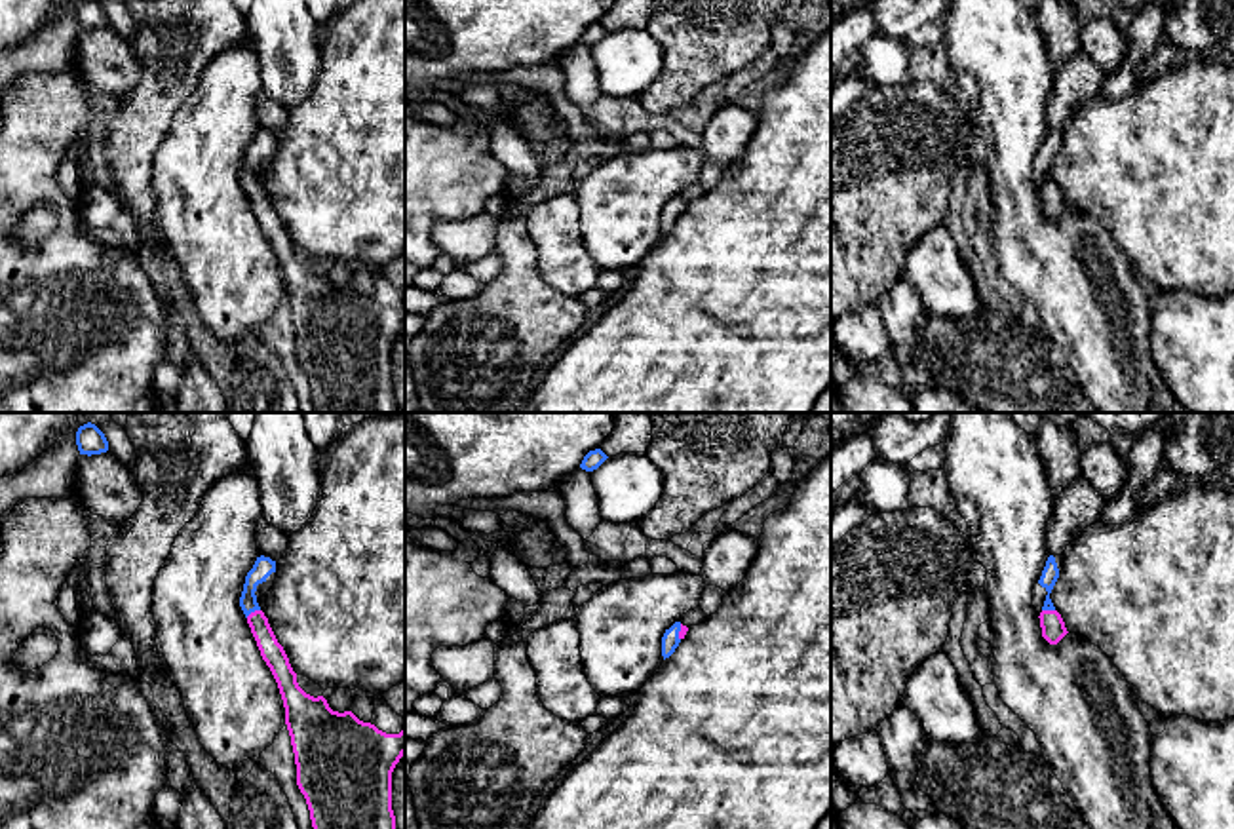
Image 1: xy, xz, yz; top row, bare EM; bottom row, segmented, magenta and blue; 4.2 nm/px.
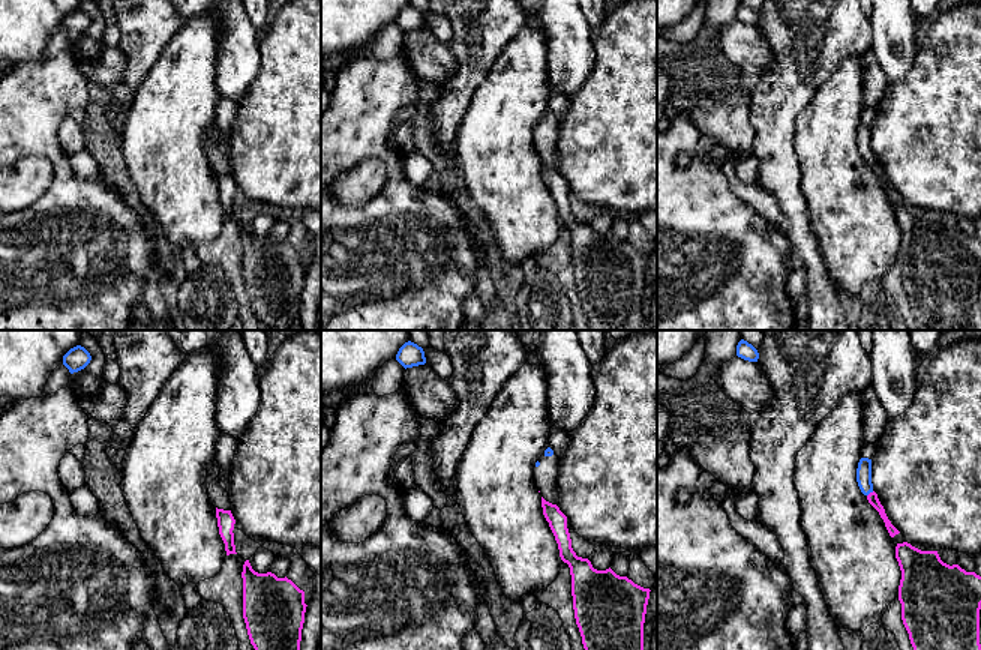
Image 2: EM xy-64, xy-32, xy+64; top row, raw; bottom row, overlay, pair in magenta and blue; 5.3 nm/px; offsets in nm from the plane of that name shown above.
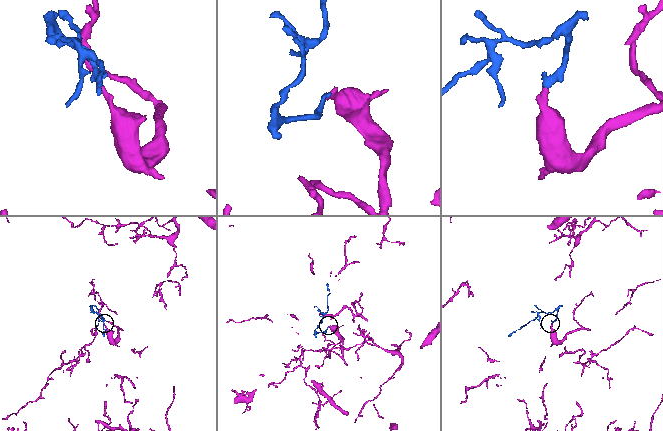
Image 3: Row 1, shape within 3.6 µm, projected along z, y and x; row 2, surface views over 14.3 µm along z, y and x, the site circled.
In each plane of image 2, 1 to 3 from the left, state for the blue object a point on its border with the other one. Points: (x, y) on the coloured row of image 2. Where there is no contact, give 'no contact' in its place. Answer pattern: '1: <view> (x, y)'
1: no contact
2: no contact
3: xy+64 (870, 493)

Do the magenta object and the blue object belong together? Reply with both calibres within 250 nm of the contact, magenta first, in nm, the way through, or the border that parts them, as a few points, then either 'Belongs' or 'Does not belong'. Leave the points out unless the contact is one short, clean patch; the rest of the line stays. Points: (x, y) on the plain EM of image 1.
Thickness 100 nm (magenta) against 90 nm. Path across: xy (272, 227), (251, 187), (250, 158), (263, 141). Belongs

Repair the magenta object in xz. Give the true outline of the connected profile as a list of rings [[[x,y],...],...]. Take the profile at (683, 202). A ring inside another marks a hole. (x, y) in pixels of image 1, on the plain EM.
[[[675,196],[669,203],[665,203],[662,211],[662,230],[664,234],[669,232],[679,217],[684,213],[688,202],[683,200],[681,196]]]

